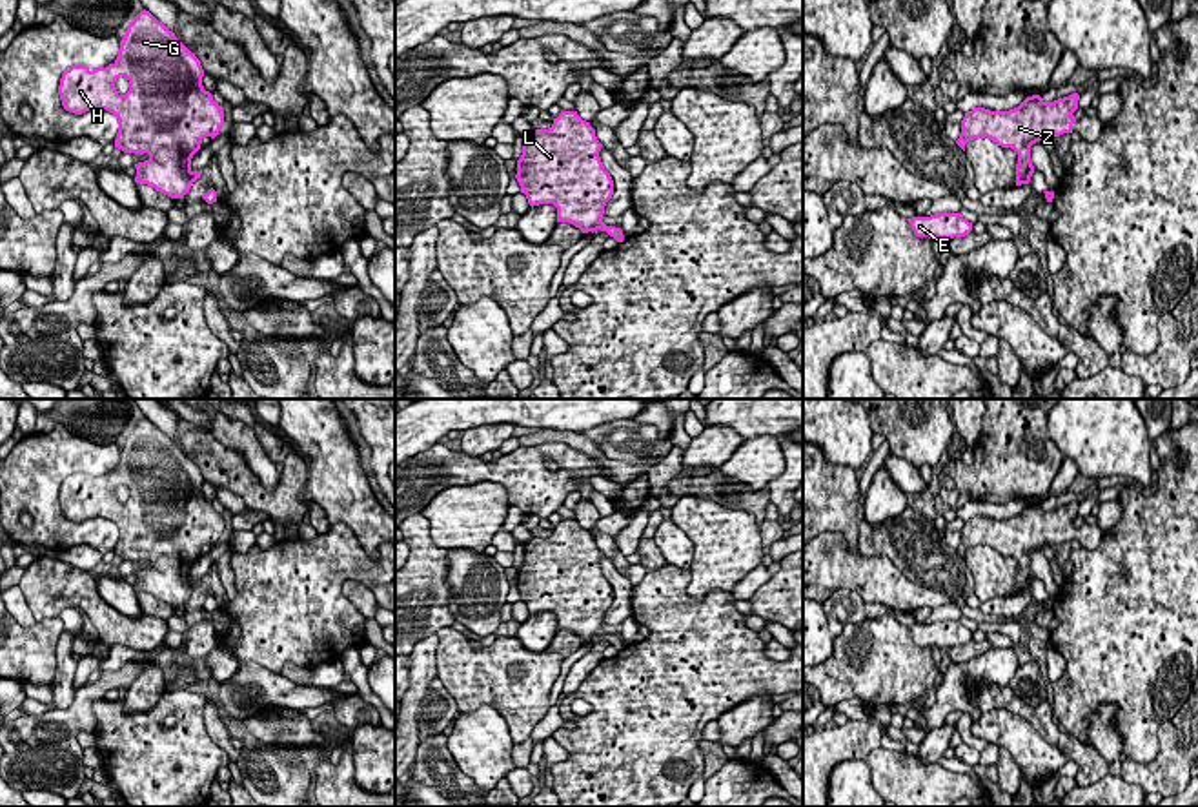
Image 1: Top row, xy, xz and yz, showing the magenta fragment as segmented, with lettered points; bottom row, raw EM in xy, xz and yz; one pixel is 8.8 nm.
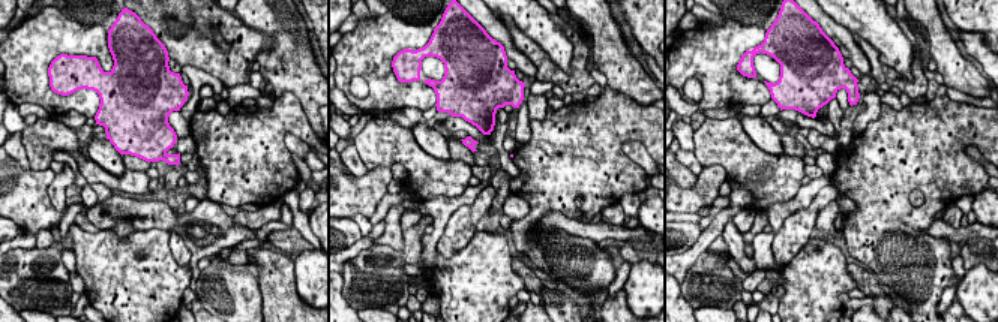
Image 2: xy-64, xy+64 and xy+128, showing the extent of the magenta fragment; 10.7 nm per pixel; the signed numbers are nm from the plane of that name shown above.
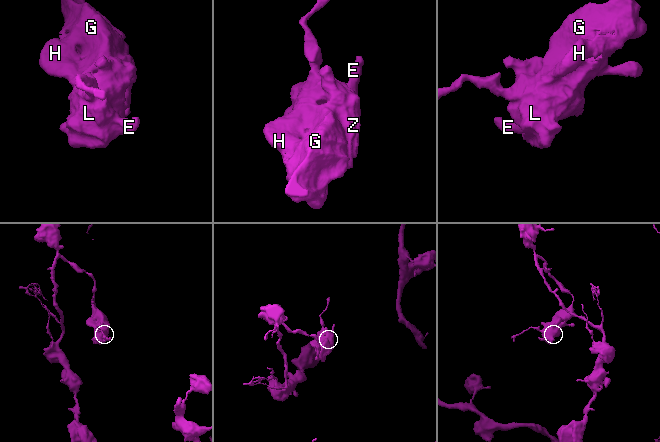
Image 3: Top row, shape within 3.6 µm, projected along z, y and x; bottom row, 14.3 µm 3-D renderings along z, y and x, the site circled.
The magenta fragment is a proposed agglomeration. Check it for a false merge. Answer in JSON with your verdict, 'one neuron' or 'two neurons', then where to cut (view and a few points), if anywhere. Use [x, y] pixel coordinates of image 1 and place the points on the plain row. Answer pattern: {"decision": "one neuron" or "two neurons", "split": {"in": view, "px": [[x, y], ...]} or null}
{"decision": "one neuron", "split": null}

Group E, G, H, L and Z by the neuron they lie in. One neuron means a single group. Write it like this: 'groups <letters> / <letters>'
groups E G H L Z

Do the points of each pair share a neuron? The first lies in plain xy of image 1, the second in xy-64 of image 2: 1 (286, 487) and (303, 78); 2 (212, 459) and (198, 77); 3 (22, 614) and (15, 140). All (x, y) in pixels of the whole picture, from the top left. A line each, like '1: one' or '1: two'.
1: two
2: two
3: one

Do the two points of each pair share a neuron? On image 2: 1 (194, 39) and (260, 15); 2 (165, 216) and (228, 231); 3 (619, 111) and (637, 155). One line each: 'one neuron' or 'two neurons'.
1: two neurons
2: one neuron
3: two neurons

